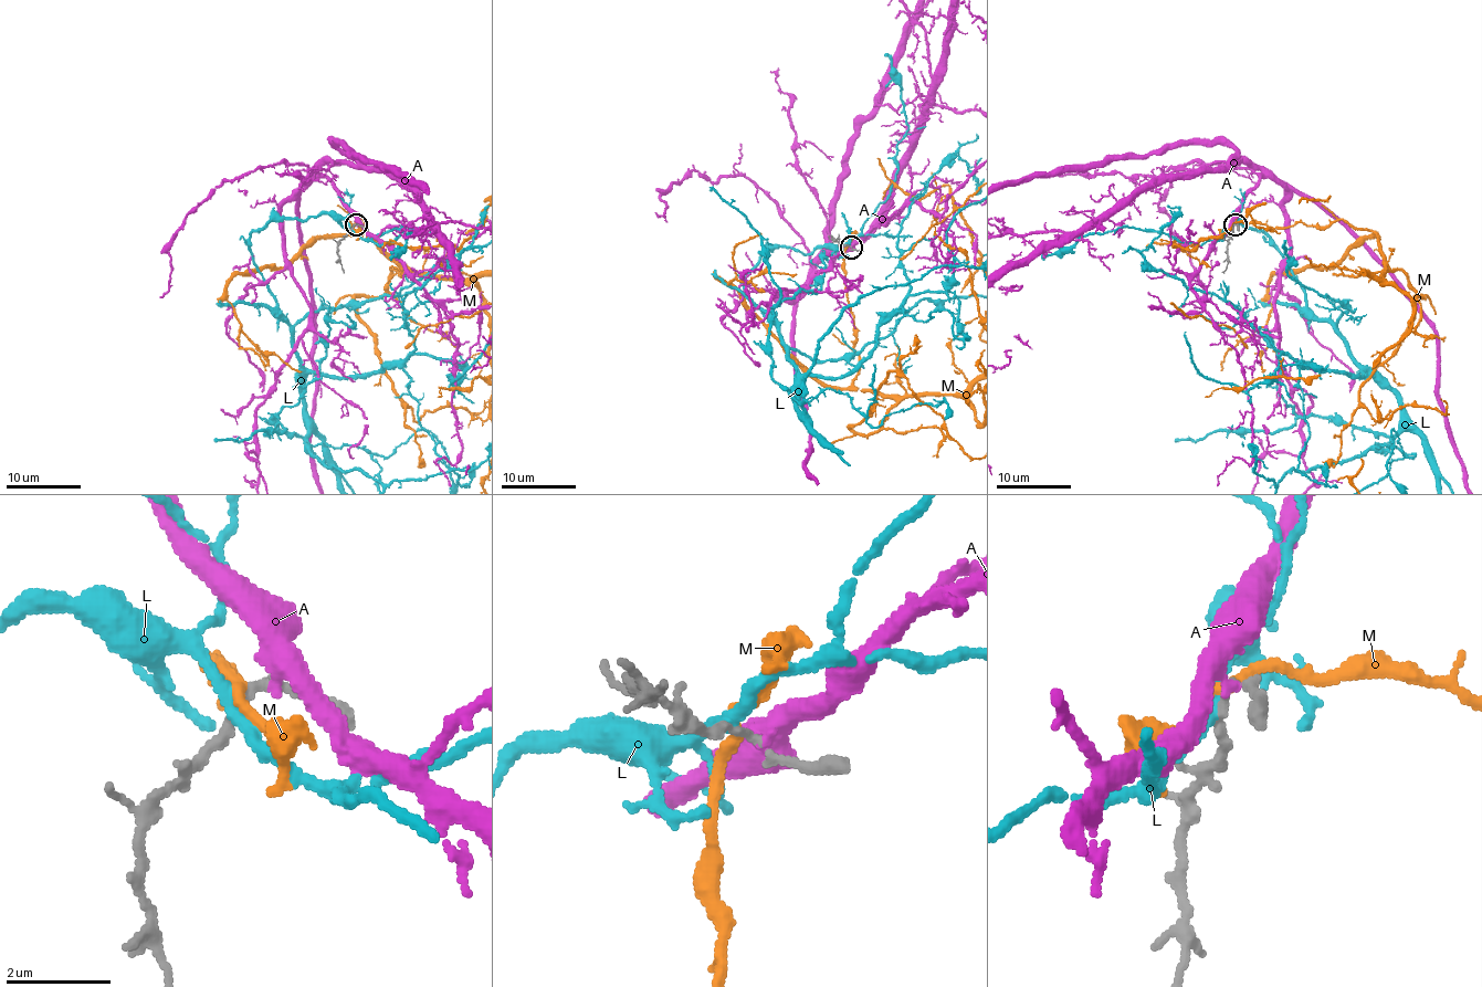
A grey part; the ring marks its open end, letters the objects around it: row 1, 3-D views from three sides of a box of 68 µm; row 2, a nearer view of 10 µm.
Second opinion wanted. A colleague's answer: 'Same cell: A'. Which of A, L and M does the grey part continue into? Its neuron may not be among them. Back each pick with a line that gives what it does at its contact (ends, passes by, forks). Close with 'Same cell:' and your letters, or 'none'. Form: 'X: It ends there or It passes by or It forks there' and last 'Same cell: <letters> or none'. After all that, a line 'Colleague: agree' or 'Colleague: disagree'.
A: It passes by
Same cell: A
Colleague: agree

